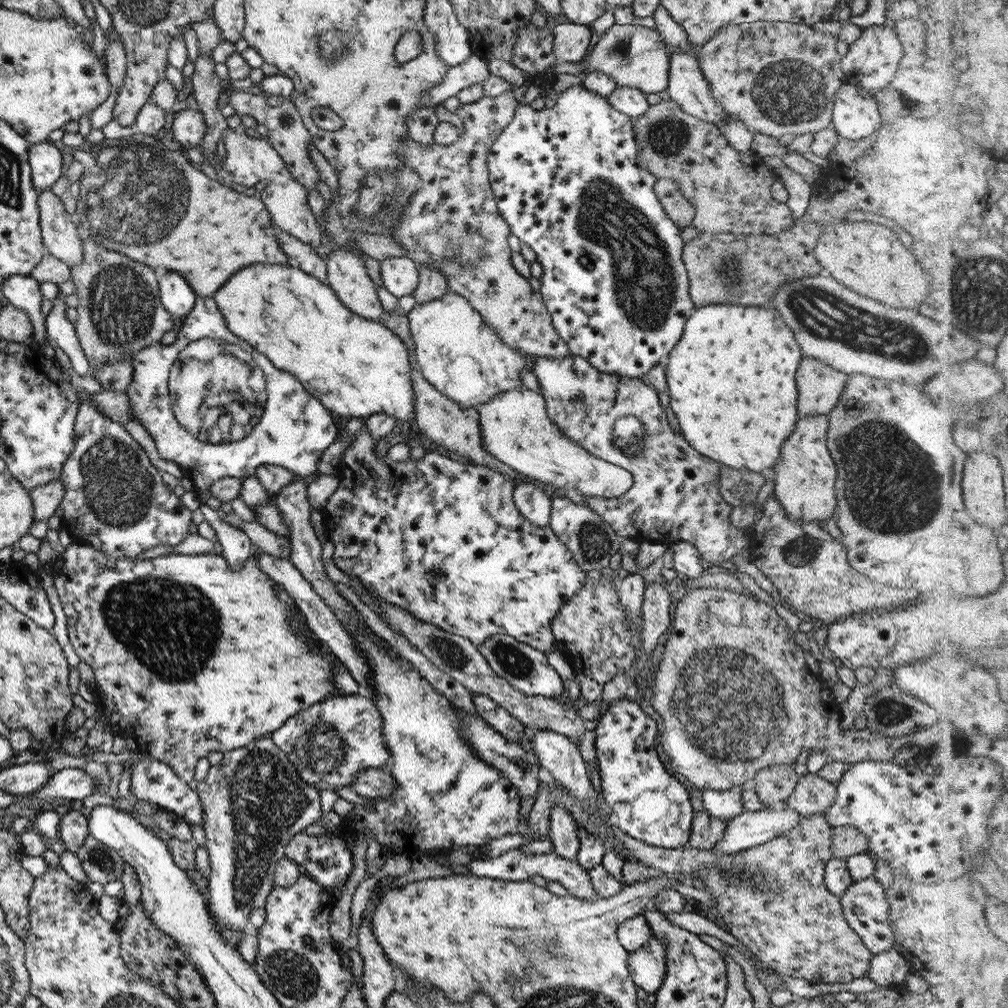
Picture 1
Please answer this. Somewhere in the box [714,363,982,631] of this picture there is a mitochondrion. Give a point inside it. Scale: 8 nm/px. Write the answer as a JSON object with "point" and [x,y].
{"point":[883,494]}

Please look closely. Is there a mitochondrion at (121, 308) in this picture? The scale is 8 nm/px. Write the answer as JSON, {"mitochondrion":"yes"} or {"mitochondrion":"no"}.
{"mitochondrion":"yes"}

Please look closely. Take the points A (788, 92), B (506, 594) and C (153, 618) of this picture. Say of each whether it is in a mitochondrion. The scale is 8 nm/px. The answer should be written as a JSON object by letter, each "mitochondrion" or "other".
{"A":"mitochondrion","B":"mitochondrion","C":"mitochondrion"}

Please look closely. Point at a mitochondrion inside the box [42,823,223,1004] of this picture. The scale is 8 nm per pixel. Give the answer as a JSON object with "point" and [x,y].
{"point":[101,858]}

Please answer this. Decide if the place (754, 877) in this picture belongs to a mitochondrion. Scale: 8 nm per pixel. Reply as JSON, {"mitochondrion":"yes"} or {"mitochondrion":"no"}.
{"mitochondrion":"yes"}

